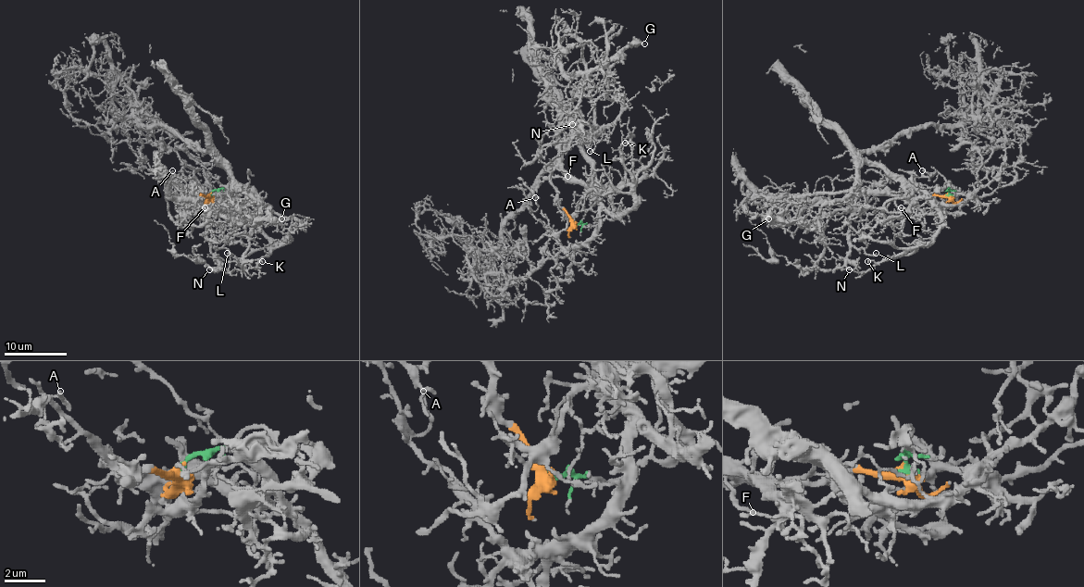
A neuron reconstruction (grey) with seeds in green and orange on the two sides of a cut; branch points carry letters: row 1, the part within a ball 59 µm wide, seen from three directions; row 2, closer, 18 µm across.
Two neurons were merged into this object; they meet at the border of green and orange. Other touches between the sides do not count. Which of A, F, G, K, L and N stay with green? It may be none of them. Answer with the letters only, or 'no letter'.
A, K

